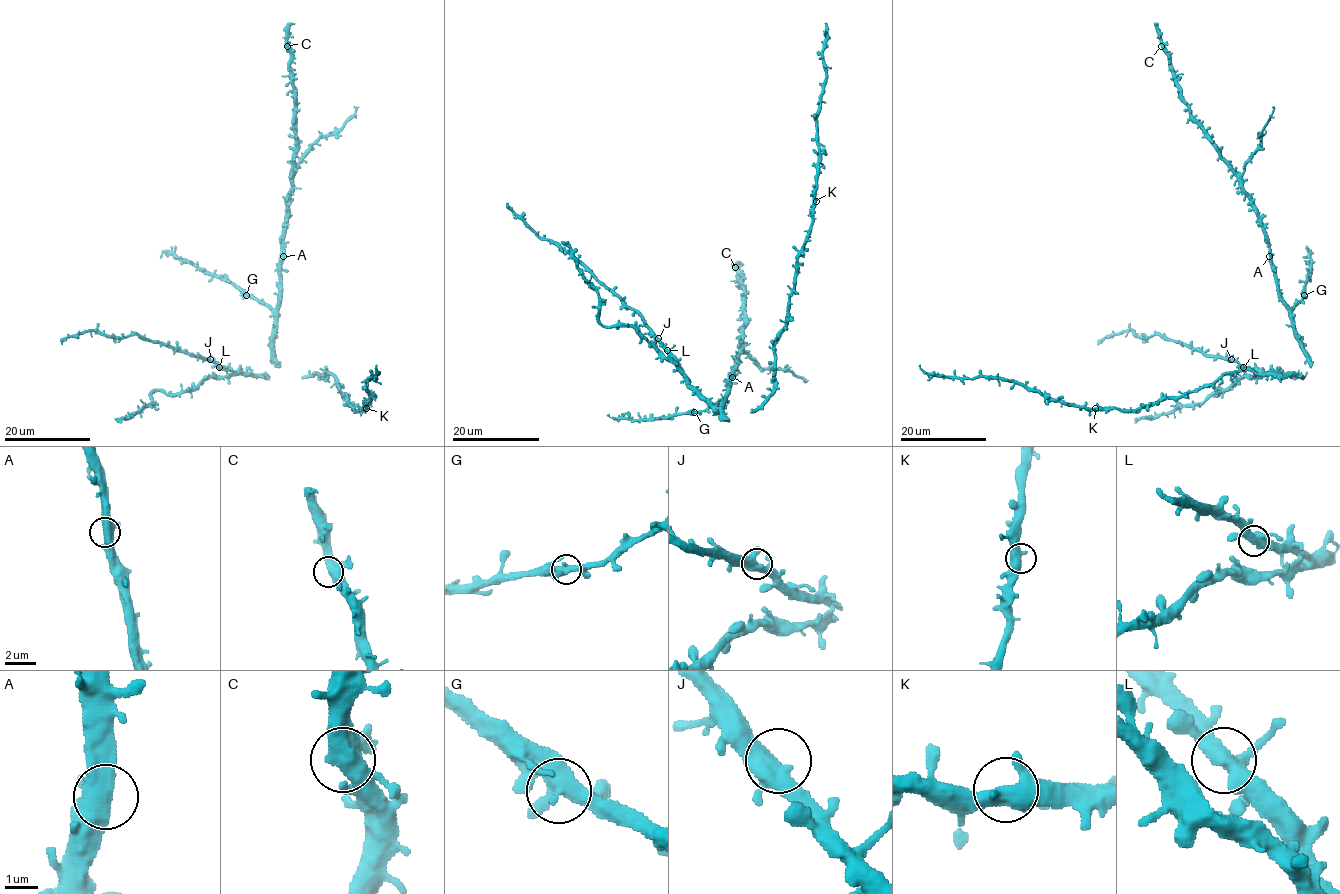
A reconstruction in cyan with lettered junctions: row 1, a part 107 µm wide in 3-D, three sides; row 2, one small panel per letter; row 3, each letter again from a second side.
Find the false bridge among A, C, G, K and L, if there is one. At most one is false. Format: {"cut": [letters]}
{"cut": []}

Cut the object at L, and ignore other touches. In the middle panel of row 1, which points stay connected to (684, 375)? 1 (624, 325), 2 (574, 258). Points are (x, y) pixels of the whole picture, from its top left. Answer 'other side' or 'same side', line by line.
1: same side
2: same side

